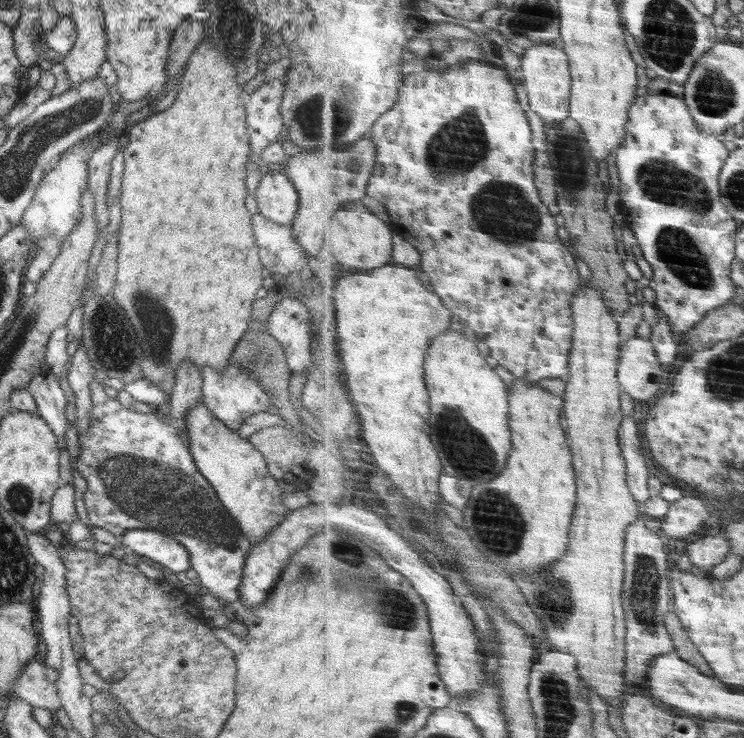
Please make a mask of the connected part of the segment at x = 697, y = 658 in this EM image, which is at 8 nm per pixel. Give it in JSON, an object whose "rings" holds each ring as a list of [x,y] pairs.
{"rings":[[[672,610],[667,614],[667,629],[675,639],[677,651],[683,659],[699,666],[704,674],[716,677],[715,670],[708,659],[701,653],[699,646],[691,639],[690,633],[682,622],[682,619]]]}

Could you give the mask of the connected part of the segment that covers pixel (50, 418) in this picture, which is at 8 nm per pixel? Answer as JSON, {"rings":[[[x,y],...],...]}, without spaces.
{"rings":[[[53,376],[32,377],[28,383],[27,391],[34,397],[36,412],[53,430],[57,436],[57,444],[60,448],[65,430],[67,430],[66,419],[66,397],[64,390],[58,383],[58,378]]]}

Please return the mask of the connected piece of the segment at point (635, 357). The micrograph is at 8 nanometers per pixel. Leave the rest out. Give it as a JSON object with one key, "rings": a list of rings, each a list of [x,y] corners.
{"rings":[[[637,335],[622,345],[619,379],[625,392],[642,402],[655,400],[662,394],[662,378],[666,375],[654,342]]]}

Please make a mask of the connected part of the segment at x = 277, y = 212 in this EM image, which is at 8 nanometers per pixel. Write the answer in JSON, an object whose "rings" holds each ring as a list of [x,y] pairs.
{"rings":[[[280,173],[264,174],[257,184],[255,200],[260,214],[283,226],[292,224],[299,207],[299,194],[294,185]]]}

